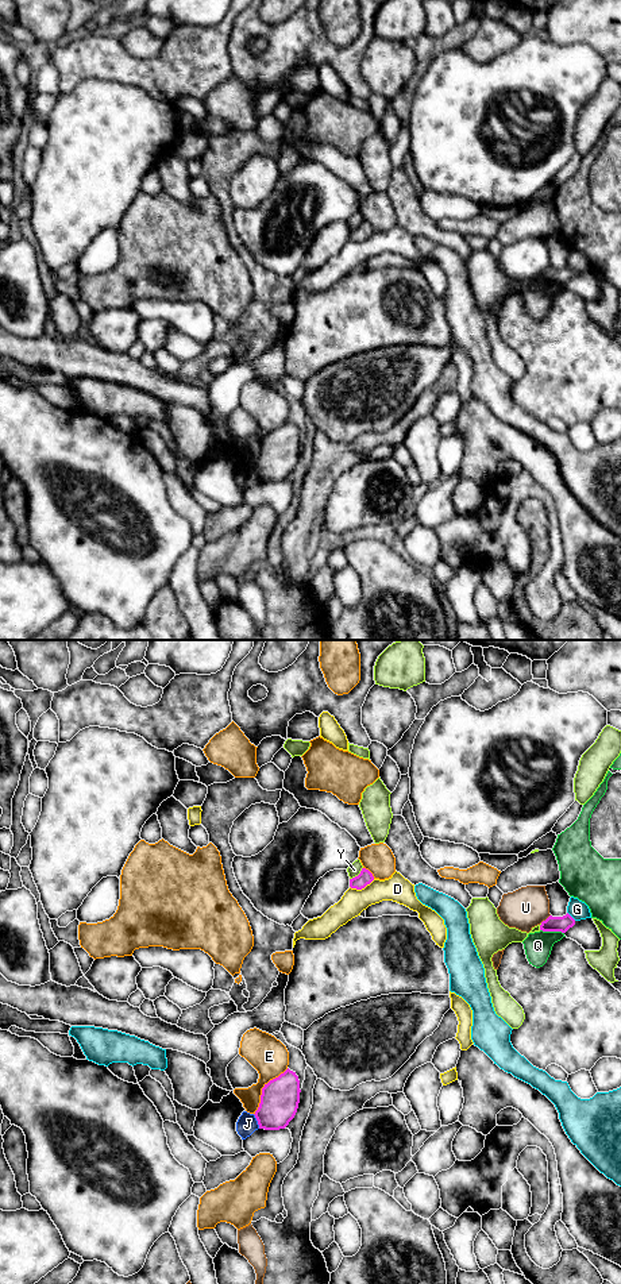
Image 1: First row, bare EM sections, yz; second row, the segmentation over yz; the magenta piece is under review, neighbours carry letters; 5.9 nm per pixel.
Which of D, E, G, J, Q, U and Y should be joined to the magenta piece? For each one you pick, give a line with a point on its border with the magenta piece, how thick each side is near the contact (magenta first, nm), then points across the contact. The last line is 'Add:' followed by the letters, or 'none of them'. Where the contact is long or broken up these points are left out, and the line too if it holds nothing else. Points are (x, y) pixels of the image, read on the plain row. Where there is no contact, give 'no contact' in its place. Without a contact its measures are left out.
Add: none of them

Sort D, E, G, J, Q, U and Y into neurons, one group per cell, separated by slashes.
D / E / G / J / Q / U / Y

